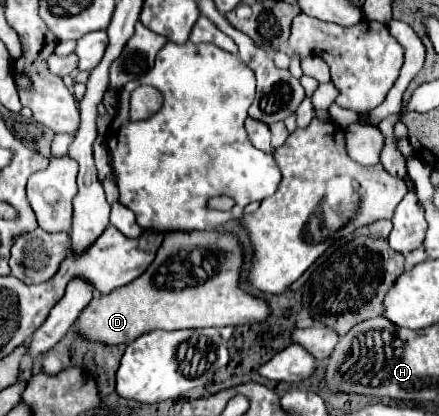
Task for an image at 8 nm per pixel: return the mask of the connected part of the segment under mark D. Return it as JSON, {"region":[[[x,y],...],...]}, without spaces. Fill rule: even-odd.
{"region":[[[175,231],[163,237],[151,267],[129,285],[123,285],[109,295],[95,297],[79,315],[75,323],[79,335],[109,345],[121,345],[137,339],[153,329],[195,329],[195,327],[239,327],[263,323],[271,315],[271,307],[265,299],[253,297],[239,287],[239,275],[243,267],[243,247],[237,235],[223,231]]]}

